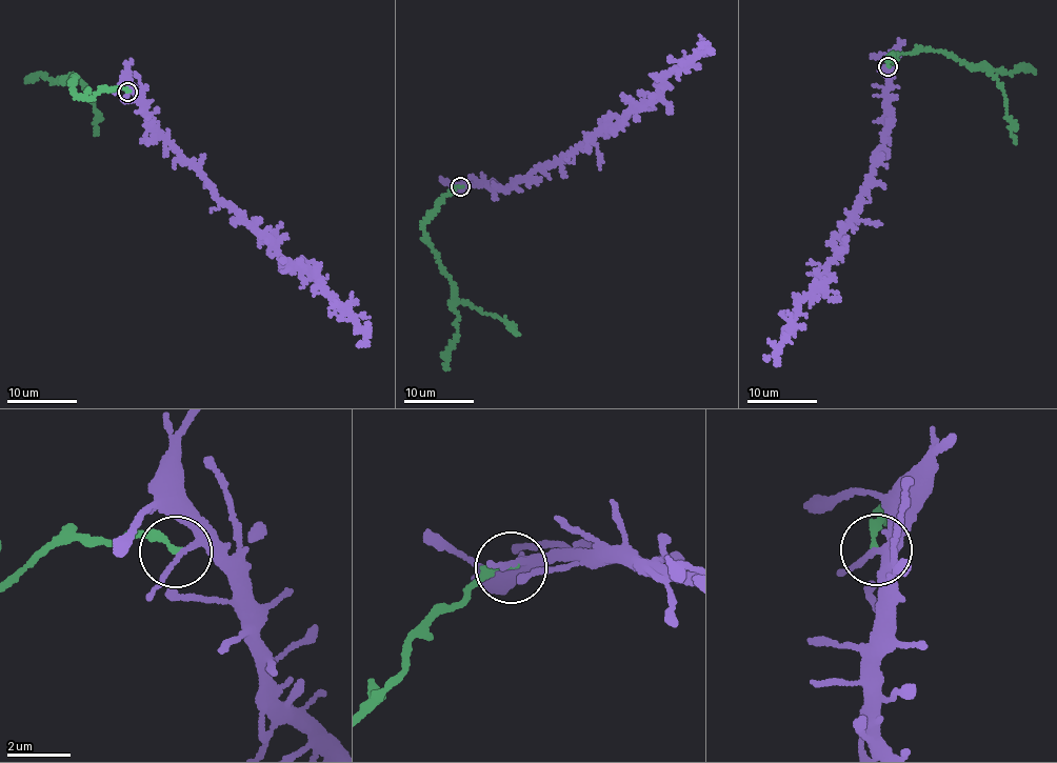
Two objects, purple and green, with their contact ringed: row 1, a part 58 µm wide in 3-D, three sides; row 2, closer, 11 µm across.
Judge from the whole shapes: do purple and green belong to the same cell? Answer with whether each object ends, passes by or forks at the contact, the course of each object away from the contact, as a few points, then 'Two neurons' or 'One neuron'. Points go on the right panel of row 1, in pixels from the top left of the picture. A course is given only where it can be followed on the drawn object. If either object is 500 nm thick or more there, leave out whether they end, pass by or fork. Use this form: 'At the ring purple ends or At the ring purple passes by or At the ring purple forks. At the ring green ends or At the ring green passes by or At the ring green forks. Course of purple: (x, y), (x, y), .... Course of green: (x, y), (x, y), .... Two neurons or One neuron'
At the ring purple passes by. At the ring green ends. Course of purple: (888, 66), (891, 117), (841, 249), (832, 257), (820, 289), (798, 304), (774, 357), (764, 358). Course of green: (888, 66), (890, 56), (893, 61), (917, 49), (940, 49), (972, 67), (986, 64), (1004, 98), (1016, 143). Two neurons

